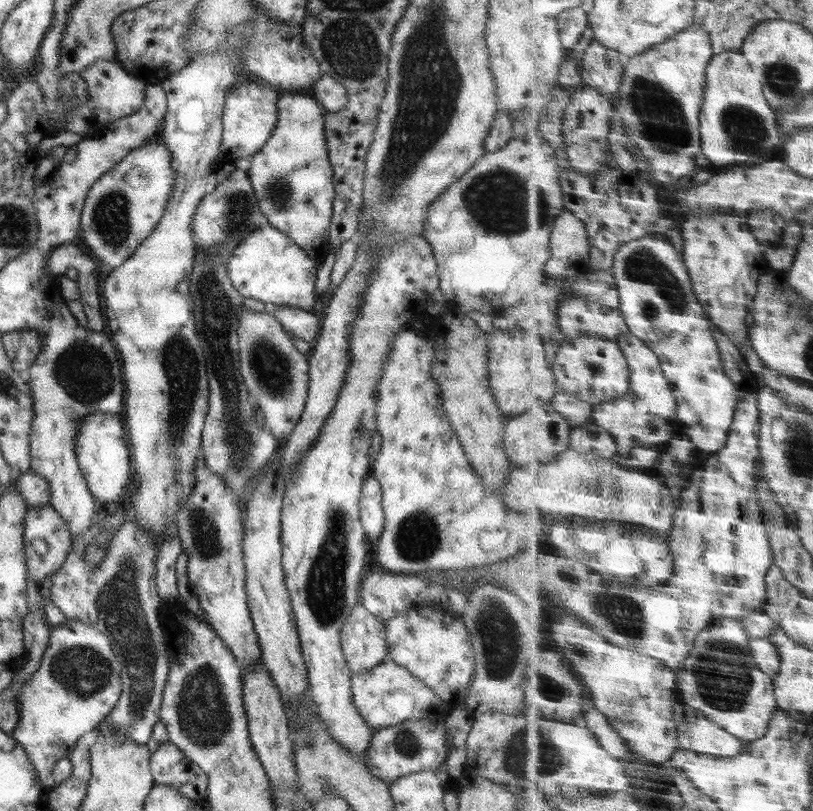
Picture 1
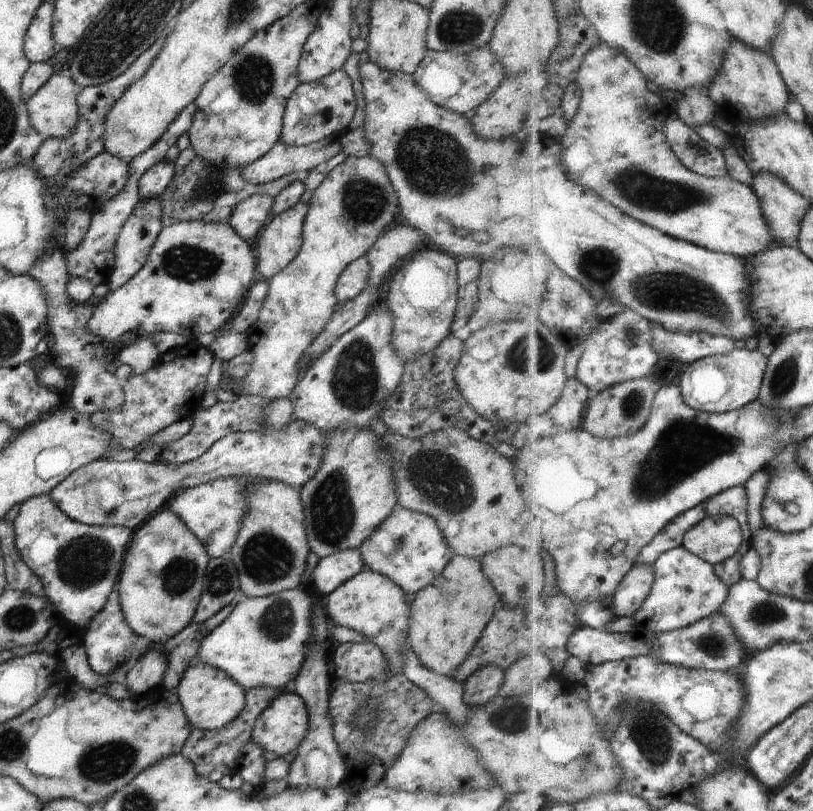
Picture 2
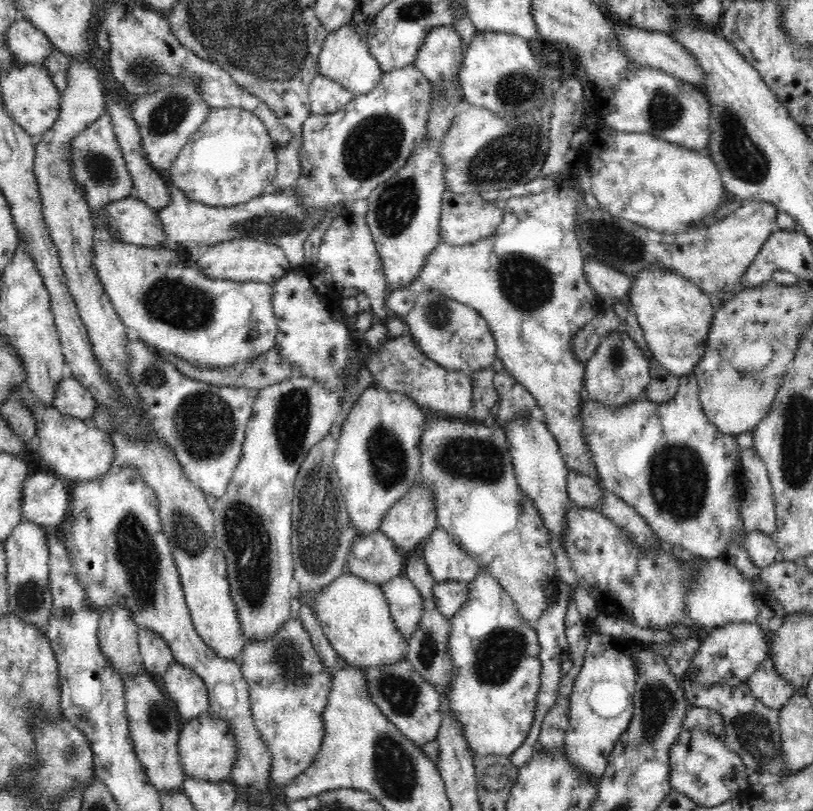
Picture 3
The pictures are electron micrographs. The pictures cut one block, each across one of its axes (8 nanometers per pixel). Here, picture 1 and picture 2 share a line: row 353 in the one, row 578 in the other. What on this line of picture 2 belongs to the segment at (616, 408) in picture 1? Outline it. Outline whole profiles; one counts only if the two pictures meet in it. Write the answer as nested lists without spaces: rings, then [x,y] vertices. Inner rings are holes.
[[[640,564],[623,578],[614,596],[615,614],[617,616],[634,617],[649,598],[655,584],[653,564]]]

